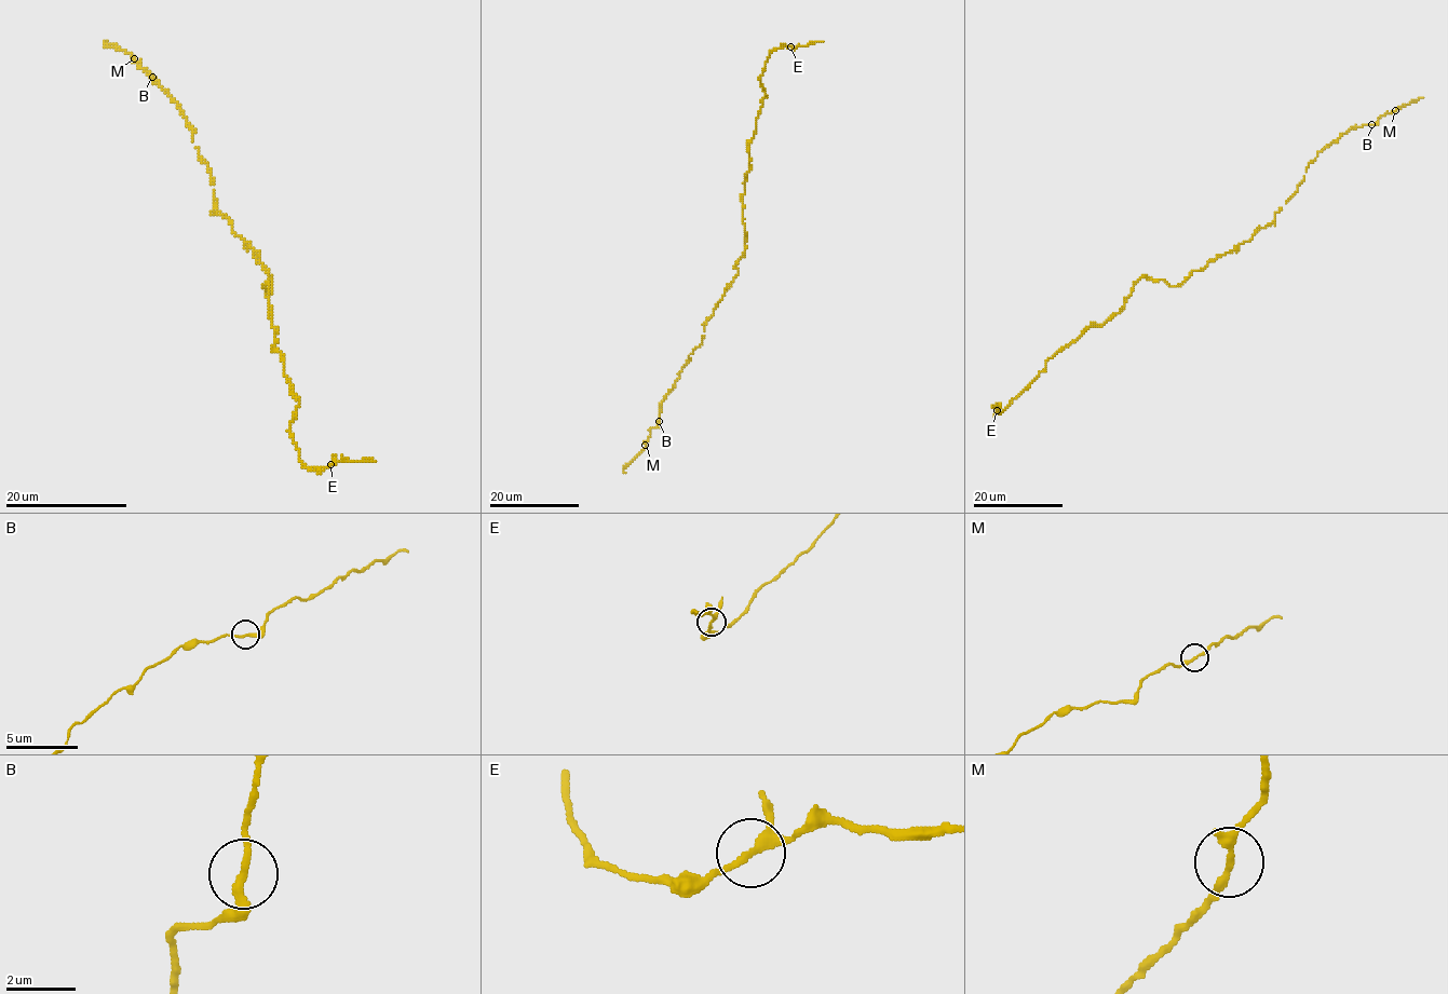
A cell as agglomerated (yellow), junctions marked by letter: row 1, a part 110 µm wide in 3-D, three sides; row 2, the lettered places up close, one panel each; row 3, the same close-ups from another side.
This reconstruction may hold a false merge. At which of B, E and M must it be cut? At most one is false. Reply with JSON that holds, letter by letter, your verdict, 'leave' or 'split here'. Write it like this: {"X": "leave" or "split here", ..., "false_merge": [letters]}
{"B": "leave", "E": "leave", "M": "leave", "false_merge": []}

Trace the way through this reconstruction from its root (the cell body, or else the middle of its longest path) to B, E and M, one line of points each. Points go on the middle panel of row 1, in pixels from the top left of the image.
B: (745, 247), (735, 266), (733, 282), (705, 325), (703, 344), (690, 353), (662, 403), (659, 421)
E: (745, 247), (741, 195), (750, 168), (747, 141), (754, 135), (767, 96), (760, 78), (770, 53), (790, 46)
M: (745, 247), (733, 282), (705, 325), (703, 344), (690, 353), (662, 403), (659, 425), (650, 430), (645, 445)

